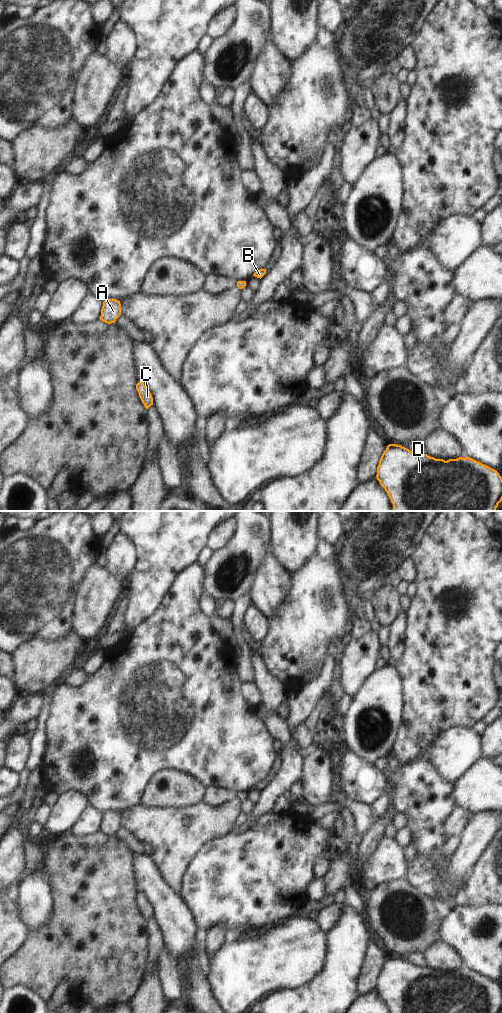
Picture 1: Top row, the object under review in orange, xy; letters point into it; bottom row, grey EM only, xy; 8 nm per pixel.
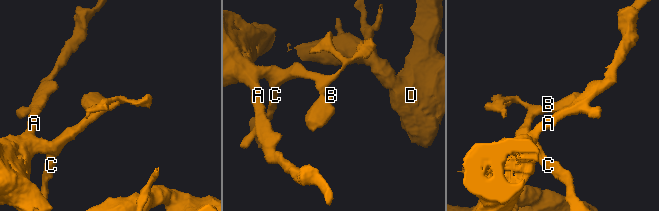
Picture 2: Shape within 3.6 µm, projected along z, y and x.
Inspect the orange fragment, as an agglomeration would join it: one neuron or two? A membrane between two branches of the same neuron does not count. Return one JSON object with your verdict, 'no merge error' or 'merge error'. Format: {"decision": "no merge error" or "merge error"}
{"decision": "no merge error"}

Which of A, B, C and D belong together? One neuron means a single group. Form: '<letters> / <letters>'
A B C D

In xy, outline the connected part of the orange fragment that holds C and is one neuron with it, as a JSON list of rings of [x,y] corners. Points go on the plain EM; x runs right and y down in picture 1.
[[[142,892],[136,896],[136,902],[138,903],[139,909],[146,921],[153,917],[152,907]]]

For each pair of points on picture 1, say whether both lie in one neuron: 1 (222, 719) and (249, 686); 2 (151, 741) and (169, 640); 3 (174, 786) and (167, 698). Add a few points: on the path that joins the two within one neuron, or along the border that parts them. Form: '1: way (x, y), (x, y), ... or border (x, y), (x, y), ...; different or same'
1: border (242, 694), (242, 697), (251, 706); different
2: way (155, 716), (158, 706), (178, 686), (178, 665); same
3: border (195, 777), (173, 769), (162, 769), (151, 778); different

